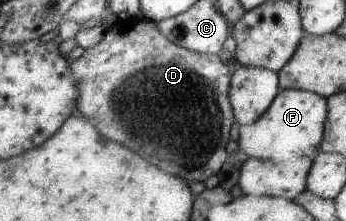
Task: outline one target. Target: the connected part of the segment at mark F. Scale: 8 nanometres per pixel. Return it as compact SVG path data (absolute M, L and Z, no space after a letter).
M304 89L281 90L272 107L256 123L237 127L234 135L249 158L286 161L294 156L306 156L315 160L320 153L328 116L328 98Z

